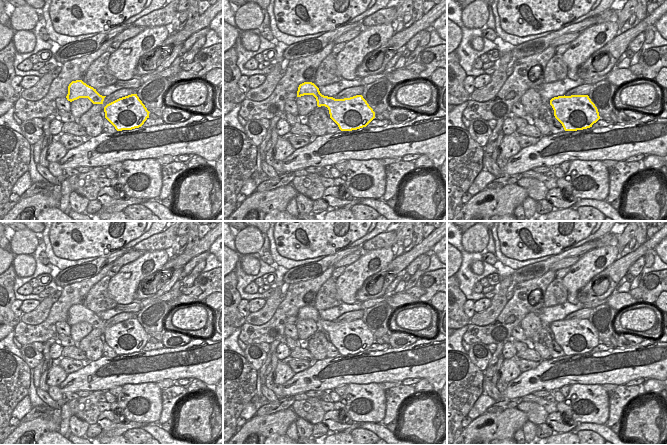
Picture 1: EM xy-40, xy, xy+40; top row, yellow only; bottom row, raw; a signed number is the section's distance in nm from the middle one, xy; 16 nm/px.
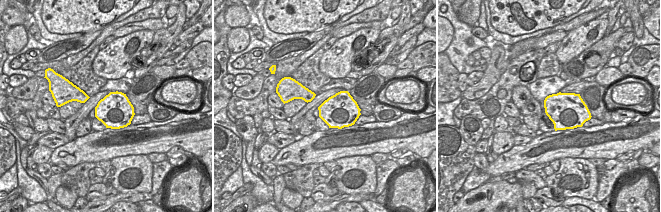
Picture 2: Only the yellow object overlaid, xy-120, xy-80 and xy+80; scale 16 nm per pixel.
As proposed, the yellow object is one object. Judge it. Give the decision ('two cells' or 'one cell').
one cell

